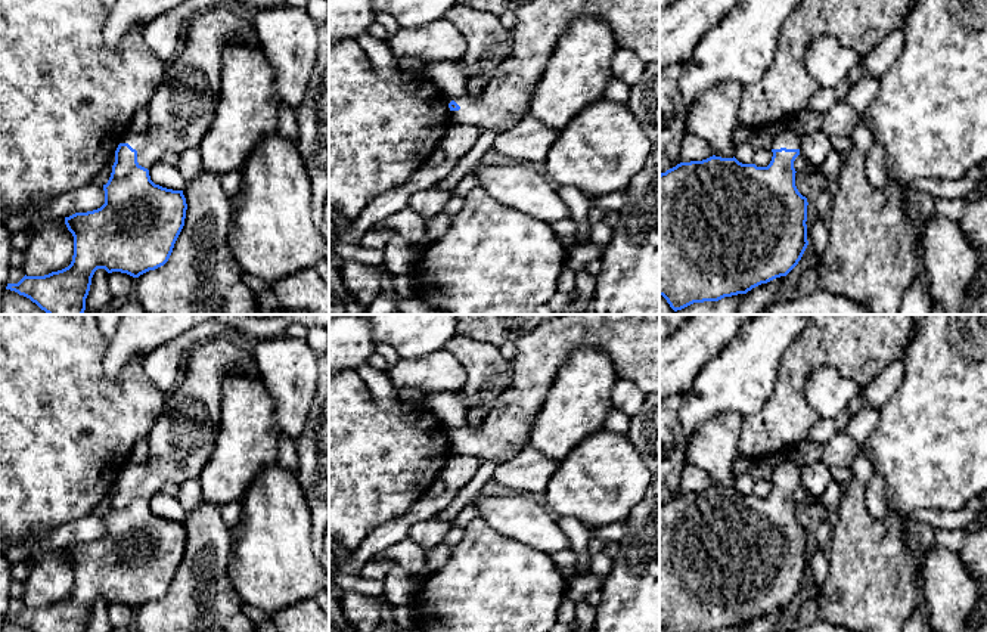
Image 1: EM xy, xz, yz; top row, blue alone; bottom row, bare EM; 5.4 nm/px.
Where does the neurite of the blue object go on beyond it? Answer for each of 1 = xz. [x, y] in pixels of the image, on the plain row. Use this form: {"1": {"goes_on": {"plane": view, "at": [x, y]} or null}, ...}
{"1": {"goes_on": {"plane": "xz", "at": [632, 341]}}}

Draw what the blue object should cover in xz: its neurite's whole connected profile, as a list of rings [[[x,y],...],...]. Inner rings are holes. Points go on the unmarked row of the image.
[[[565,315],[538,325],[516,343],[513,381],[479,427],[449,430],[451,453],[506,462],[528,446],[534,418],[569,353],[578,347],[605,351],[618,379],[633,381],[646,396],[659,393],[659,315]]]

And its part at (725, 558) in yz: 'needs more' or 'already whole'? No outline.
needs more

